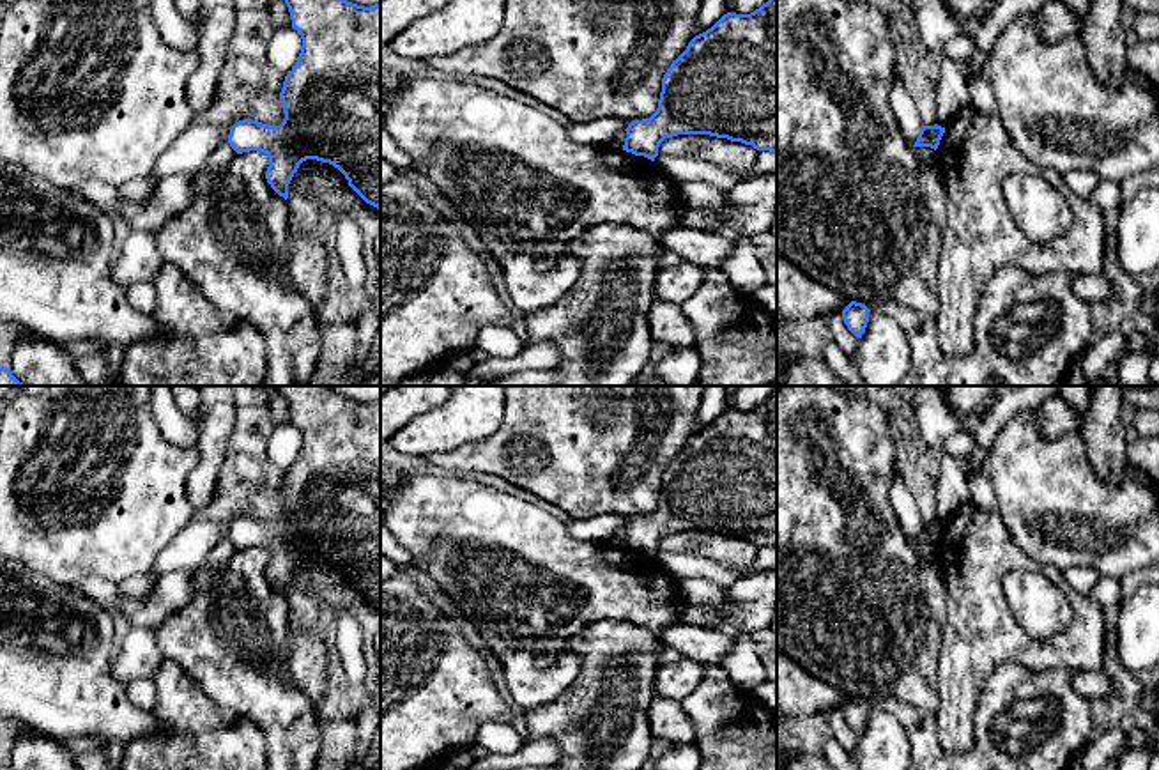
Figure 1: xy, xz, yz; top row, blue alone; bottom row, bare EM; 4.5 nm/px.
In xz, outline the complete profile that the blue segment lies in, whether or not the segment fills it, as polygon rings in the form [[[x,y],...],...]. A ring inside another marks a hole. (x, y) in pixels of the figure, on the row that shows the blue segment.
[[[768,0],[750,14],[724,14],[711,28],[695,35],[671,64],[662,80],[658,108],[649,119],[628,124],[623,150],[651,161],[665,138],[710,135],[777,152],[777,0]]]

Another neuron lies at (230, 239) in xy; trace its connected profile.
[[[235,154],[223,170],[198,172],[191,204],[154,232],[161,258],[184,271],[219,310],[248,320],[267,343],[267,377],[262,386],[308,386],[322,340],[308,303],[280,283],[287,253],[290,212],[265,179],[269,158]]]

